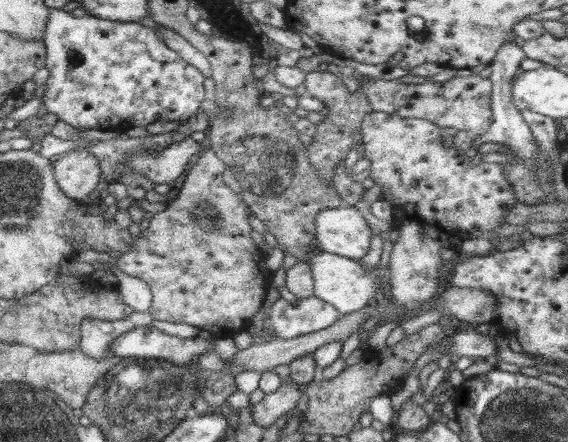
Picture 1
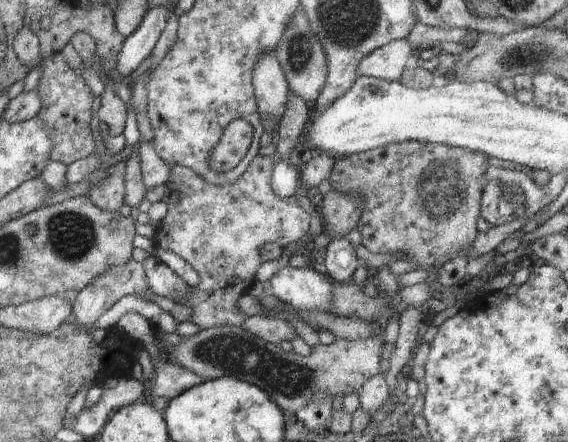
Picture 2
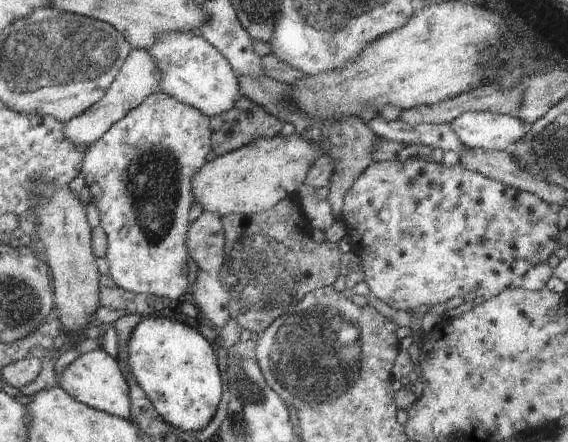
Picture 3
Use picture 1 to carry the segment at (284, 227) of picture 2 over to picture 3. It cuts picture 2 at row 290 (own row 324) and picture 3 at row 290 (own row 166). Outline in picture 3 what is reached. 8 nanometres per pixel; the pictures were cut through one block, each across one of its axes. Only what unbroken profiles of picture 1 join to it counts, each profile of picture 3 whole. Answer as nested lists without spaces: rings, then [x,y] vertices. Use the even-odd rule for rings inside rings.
[[[203,212],[196,222],[189,224],[186,242],[189,257],[198,266],[198,279],[189,299],[198,308],[199,314],[204,314],[203,316],[212,322],[213,326],[217,326],[220,329],[231,318],[228,314],[228,294],[219,278],[222,266],[224,266],[225,252],[225,233],[221,218],[218,214]]]

